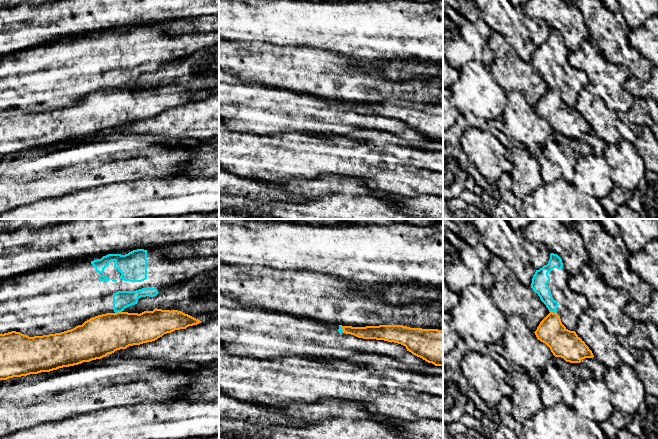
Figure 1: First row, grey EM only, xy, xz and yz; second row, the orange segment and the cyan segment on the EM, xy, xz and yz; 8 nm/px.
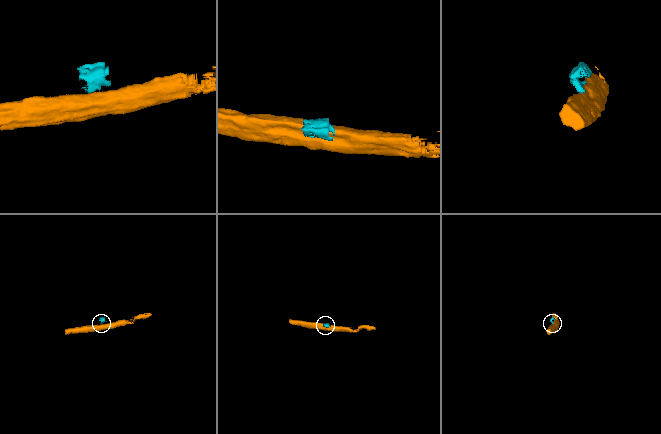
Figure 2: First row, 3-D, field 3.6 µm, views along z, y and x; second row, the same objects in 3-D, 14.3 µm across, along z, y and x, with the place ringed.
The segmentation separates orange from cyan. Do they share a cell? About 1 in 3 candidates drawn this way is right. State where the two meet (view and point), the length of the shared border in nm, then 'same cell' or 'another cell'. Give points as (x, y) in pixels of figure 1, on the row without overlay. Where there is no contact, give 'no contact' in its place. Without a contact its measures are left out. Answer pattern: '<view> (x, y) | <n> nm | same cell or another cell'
xy (118, 88) | 60 nm | another cell

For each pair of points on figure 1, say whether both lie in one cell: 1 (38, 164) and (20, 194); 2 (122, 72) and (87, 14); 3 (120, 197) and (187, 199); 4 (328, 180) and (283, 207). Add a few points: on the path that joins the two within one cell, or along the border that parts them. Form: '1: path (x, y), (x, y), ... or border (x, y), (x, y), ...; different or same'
1: path (35, 171), (22, 187); same
2: border (115, 29), (103, 32); different
3: path (137, 198), (170, 200); same
4: path (319, 192), (304, 207), (295, 207); same

